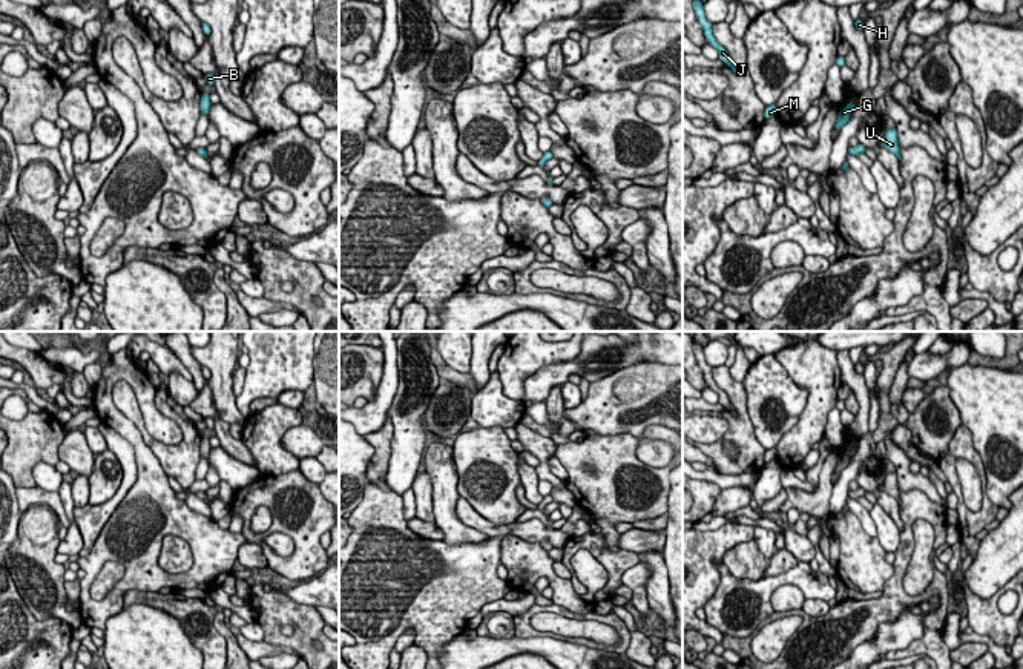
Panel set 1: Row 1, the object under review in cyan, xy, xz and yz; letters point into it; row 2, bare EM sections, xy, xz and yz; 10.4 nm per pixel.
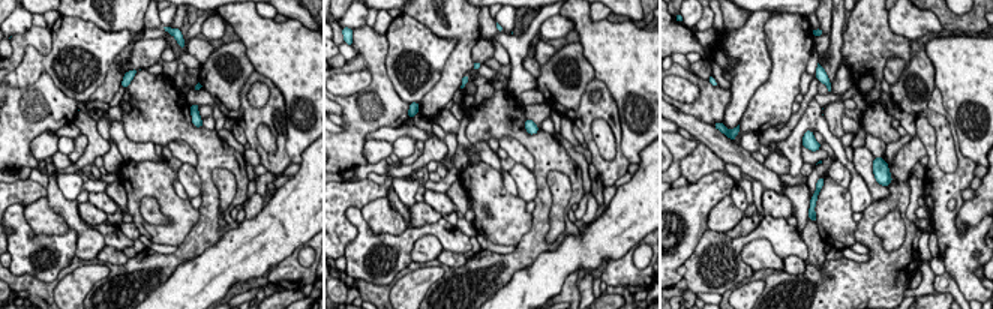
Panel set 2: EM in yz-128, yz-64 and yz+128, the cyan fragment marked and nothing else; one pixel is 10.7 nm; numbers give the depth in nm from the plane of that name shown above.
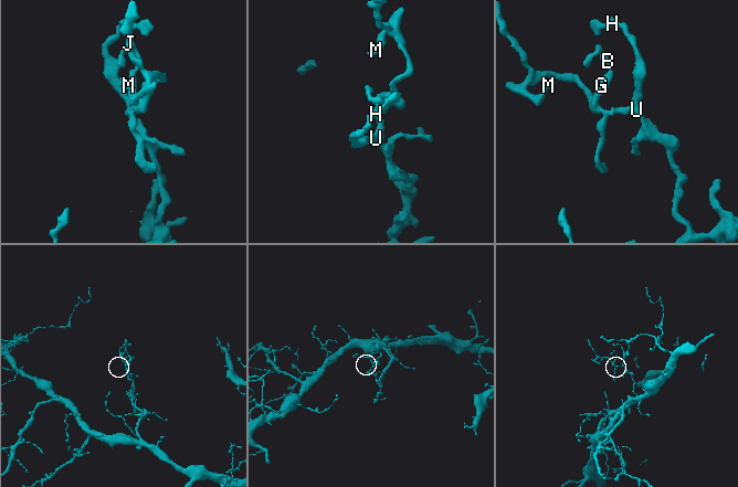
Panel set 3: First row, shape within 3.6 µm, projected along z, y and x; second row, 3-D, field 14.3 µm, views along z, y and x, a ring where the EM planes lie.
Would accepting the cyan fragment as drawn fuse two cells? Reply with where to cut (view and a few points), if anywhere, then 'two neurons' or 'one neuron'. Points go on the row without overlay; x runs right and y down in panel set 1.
cut none; one neuron

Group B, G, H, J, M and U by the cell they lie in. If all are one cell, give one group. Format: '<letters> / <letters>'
B G H J M U

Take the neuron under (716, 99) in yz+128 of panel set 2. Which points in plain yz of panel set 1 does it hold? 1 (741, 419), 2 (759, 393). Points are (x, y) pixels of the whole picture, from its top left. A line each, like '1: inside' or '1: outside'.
1: inside
2: outside

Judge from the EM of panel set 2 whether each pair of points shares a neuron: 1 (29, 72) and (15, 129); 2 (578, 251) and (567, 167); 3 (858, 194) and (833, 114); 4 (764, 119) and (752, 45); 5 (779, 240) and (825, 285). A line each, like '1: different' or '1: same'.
1: different
2: different
3: different
4: different
5: different

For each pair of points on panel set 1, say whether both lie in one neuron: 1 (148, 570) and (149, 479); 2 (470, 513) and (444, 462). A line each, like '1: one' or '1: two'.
1: one
2: two

